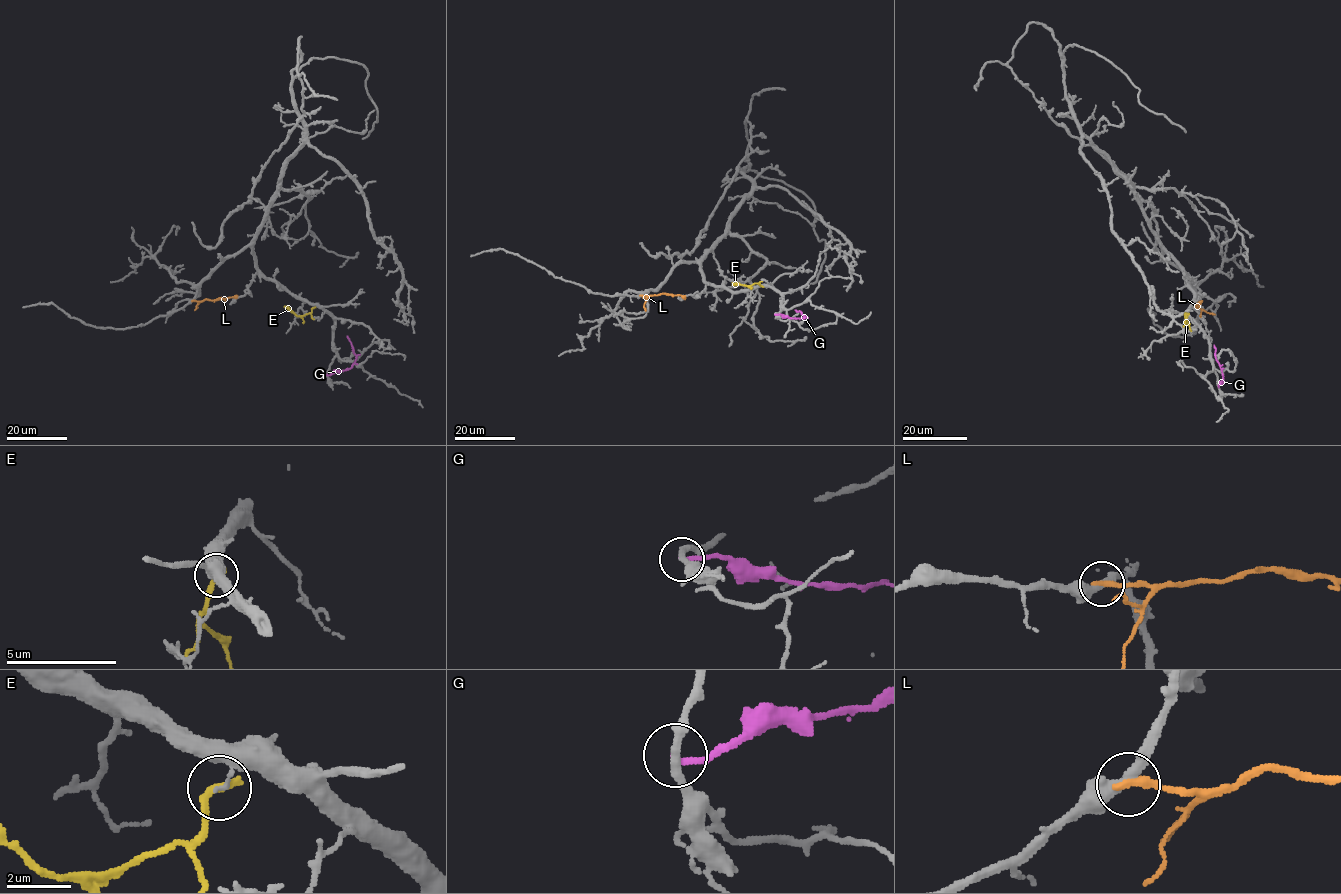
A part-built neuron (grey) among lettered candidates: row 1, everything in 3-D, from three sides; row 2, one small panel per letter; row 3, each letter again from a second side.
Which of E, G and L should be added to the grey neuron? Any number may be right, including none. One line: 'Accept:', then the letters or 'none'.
Accept: none

